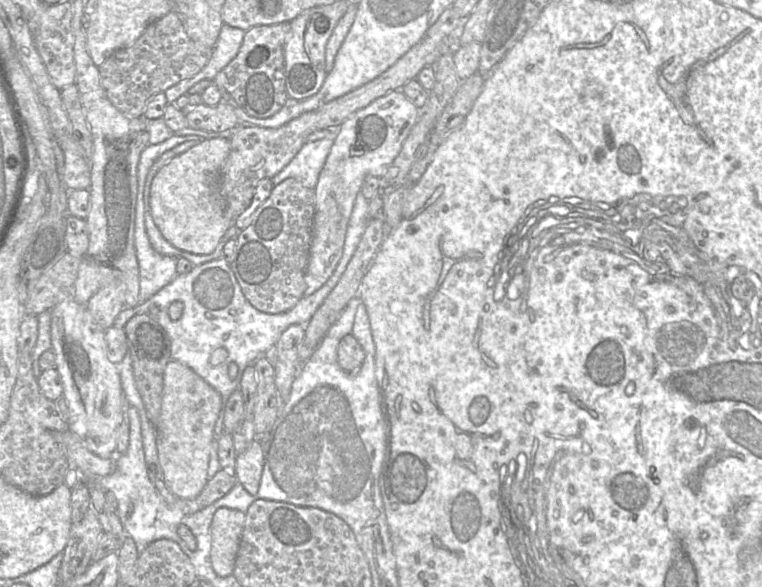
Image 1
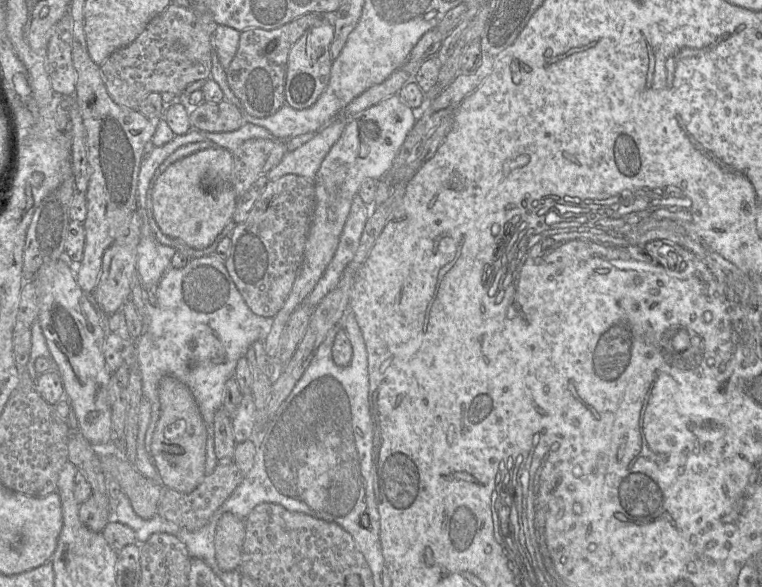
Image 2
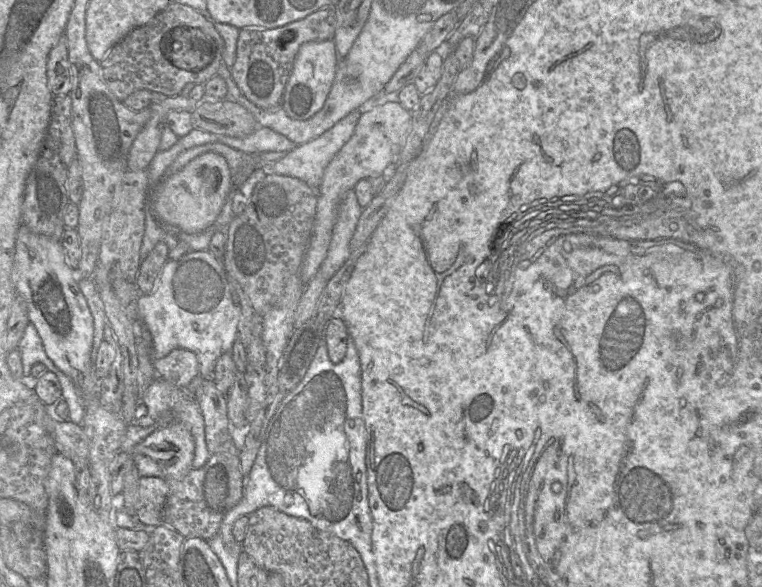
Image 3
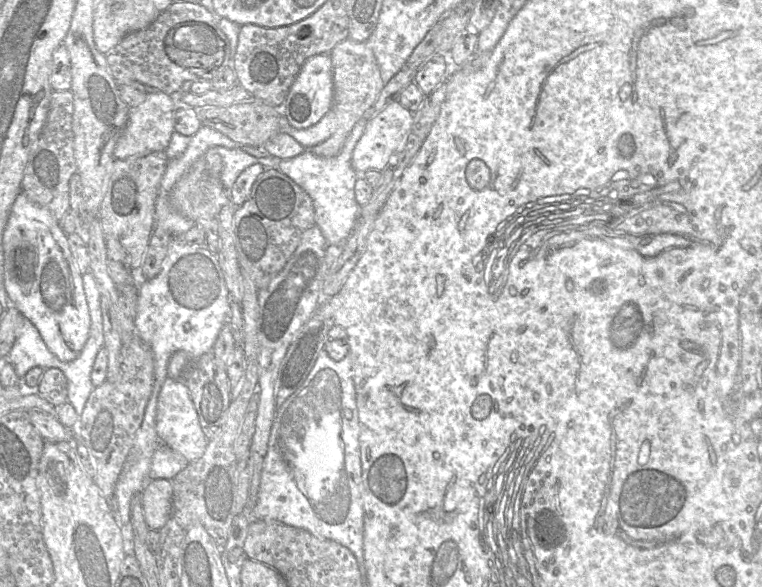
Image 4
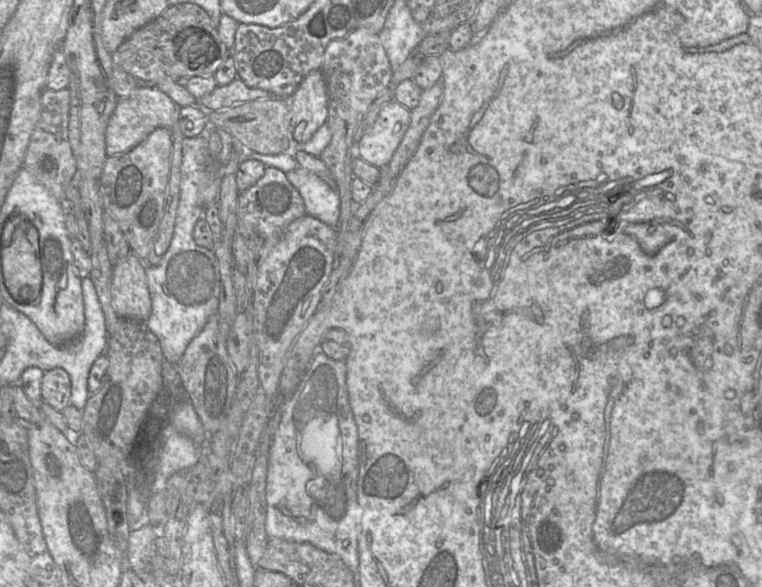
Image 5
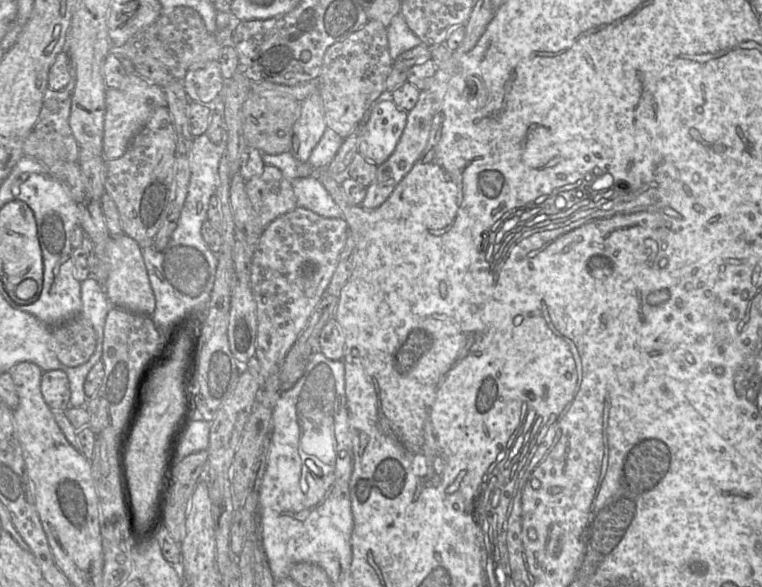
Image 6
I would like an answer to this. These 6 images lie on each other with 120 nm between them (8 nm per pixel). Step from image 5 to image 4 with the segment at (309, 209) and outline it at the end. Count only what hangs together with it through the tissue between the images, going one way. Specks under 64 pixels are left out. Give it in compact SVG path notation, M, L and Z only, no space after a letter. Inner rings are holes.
M366 116L361 117L347 137L341 152L334 157L317 156L312 150L306 149L294 158L281 160L279 164L278 170L291 178L312 199L315 224L328 245L344 244L359 218L361 206L356 201L354 187L360 174L352 167L352 155L366 124Z

